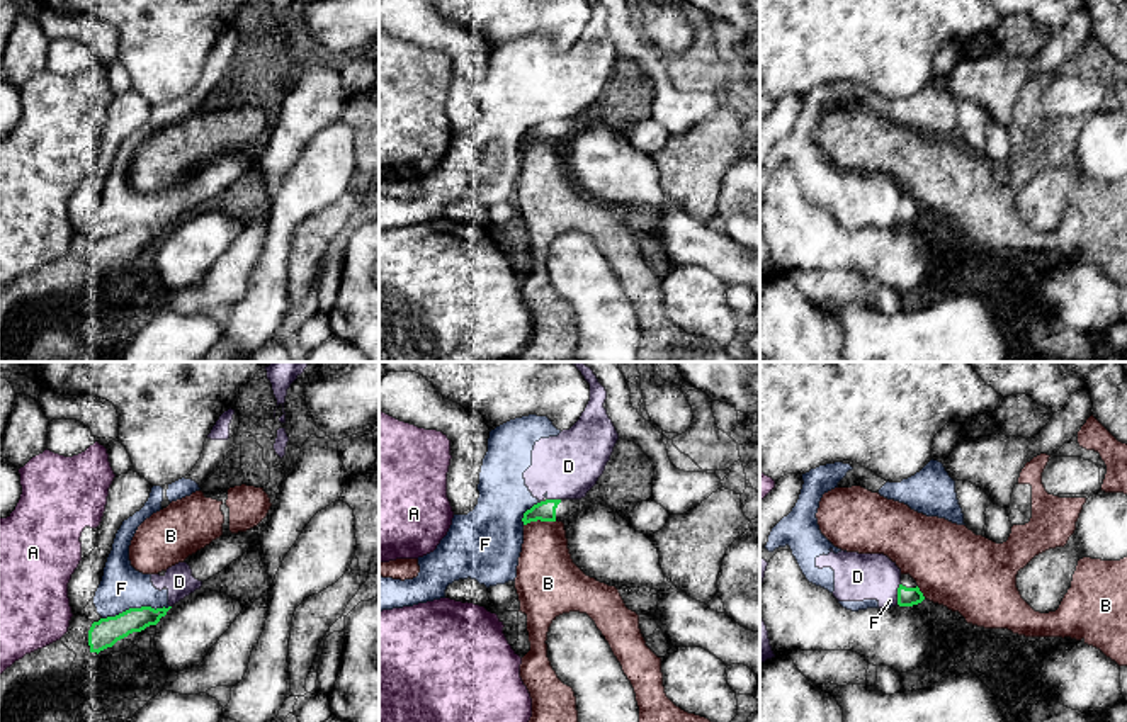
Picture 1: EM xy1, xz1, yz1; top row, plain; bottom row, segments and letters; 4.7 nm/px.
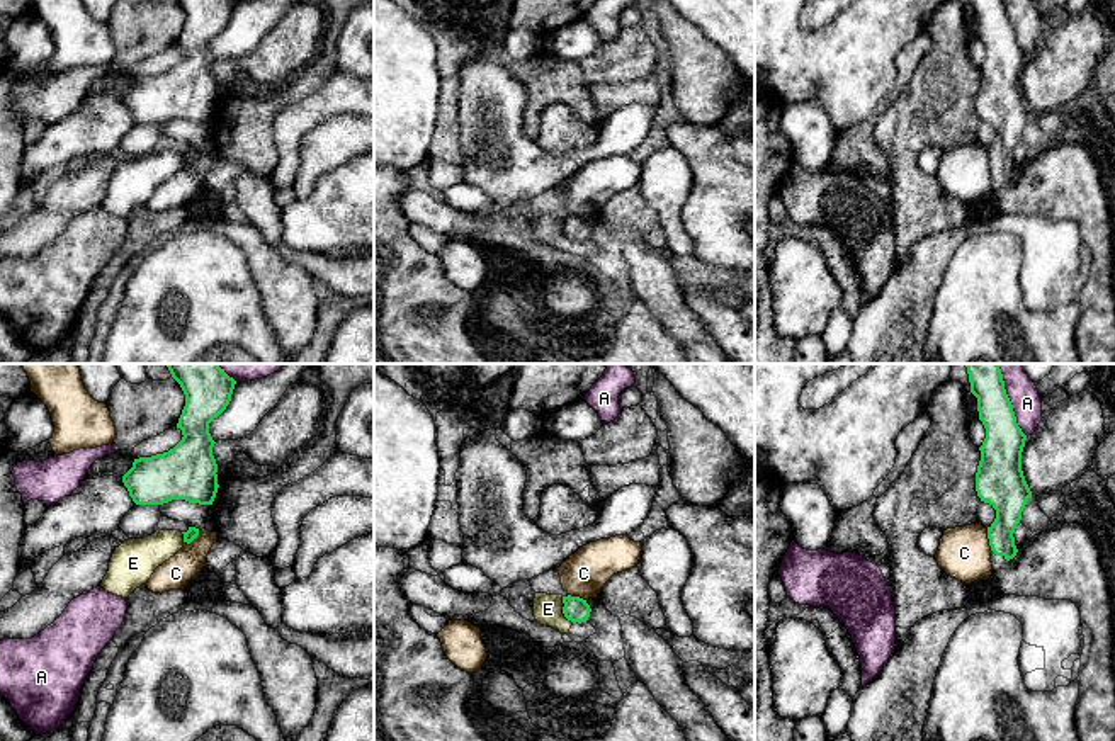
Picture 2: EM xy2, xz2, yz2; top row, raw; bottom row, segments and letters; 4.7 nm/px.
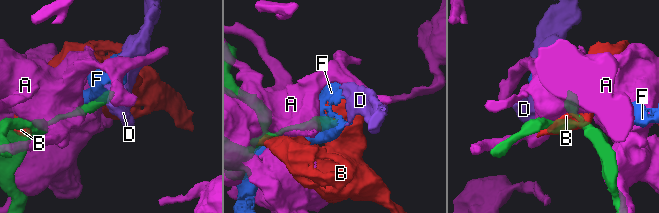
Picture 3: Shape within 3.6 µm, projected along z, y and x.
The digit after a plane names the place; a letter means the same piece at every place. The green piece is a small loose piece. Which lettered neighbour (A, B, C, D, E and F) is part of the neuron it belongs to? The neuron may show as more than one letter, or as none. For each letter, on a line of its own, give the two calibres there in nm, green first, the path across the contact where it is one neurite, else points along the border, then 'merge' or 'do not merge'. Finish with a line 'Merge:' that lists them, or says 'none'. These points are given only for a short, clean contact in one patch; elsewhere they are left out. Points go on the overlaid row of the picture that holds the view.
A: calibres 190 and 140 nm; do not merge
B: calibres 100 and 260 nm; do not merge
C: calibres 190 and 260 nm; do not merge
D: calibres 100 and 220 nm; border yz1 (900, 583), (896, 603); do not merge
E: calibres 120 and 140 nm; border xz2 (561, 607), (561, 612), (573, 622); do not merge
F: calibres 140 and 200 nm; do not merge
Merge: none

